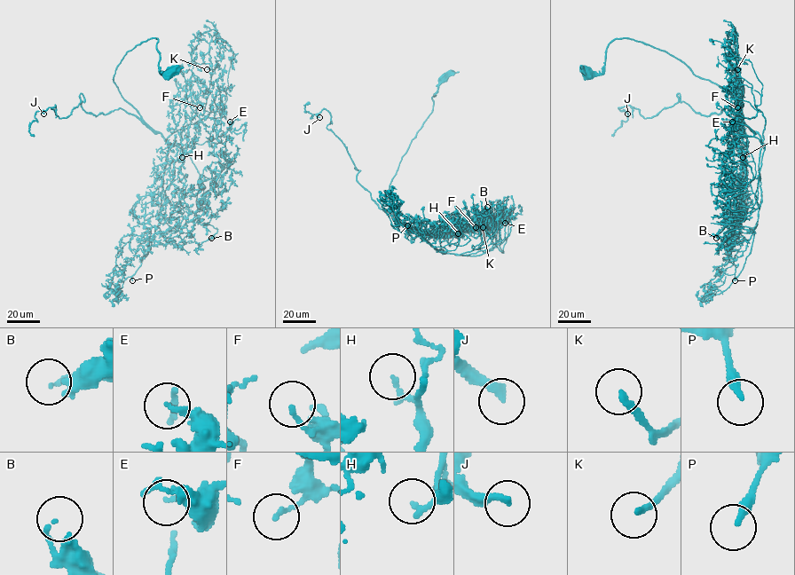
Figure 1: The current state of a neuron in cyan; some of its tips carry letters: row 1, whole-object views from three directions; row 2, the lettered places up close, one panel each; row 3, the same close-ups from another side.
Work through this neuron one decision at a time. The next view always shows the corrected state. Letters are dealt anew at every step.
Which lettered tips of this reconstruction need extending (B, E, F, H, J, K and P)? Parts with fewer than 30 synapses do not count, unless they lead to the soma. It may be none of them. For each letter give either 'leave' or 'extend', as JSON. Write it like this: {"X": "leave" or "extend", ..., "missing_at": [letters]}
{"B": "leave", "E": "extend", "F": "leave", "H": "leave", "J": "extend", "K": "extend", "P": "leave", "missing_at": ["E", "J", "K"]}

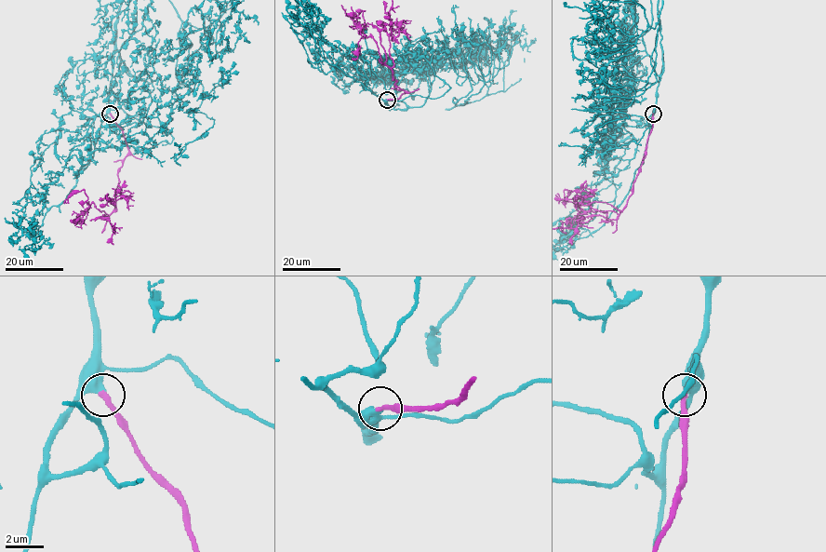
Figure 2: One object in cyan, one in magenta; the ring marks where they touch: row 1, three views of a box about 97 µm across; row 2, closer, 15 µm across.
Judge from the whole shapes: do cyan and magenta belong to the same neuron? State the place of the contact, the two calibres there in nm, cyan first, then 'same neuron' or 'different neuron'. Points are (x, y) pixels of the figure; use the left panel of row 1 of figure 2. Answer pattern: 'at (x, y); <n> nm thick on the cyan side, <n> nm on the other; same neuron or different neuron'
at (110, 114); 480 nm thick on the cyan side, 280 nm on the other; same neuron

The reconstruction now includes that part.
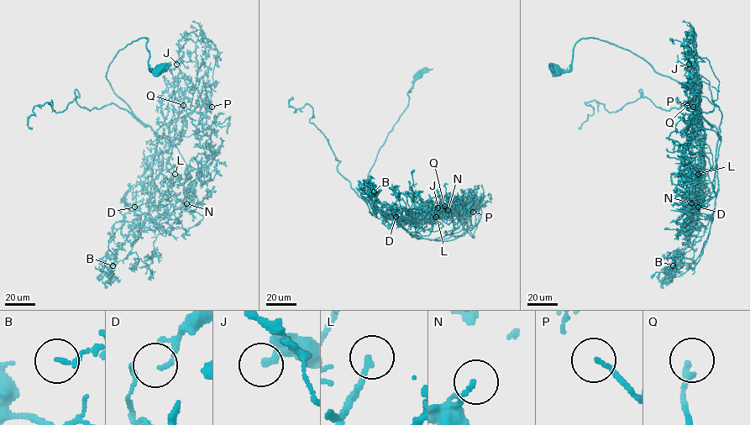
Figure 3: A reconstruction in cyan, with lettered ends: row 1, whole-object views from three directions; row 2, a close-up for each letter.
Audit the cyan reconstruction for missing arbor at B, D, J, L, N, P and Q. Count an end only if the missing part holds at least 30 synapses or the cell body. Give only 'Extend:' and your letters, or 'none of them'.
Extend: L, P

